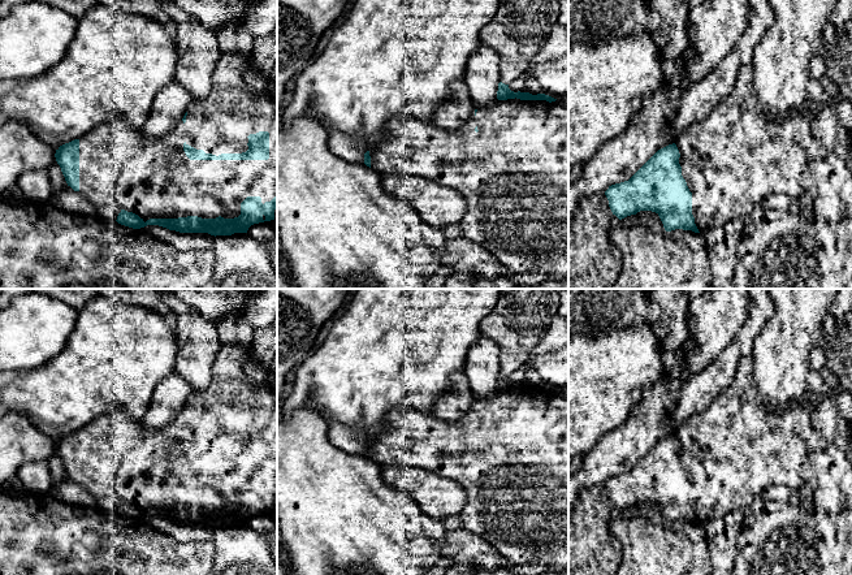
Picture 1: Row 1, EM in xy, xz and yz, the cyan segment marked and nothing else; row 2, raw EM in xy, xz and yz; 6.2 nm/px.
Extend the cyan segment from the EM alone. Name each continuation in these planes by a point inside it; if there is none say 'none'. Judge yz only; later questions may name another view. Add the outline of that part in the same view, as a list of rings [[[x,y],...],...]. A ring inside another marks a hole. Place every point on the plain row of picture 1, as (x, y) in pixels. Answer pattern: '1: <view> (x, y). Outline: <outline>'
1: yz (731, 452). Outline: [[[753,355],[741,359],[728,388],[706,410],[691,415],[675,432],[682,467],[692,484],[692,506],[699,523],[751,507],[753,498],[771,485],[786,485],[793,492],[809,485],[813,490],[810,506],[829,515],[852,509],[852,464],[848,457],[813,428],[805,398],[793,401],[783,411],[770,410],[757,392],[753,373]]]

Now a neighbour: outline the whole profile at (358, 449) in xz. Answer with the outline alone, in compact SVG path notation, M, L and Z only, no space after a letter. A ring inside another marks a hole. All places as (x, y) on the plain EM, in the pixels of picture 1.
M358 289L351 293L346 311L336 320L323 343L297 366L291 392L284 403L285 415L290 416L293 411L299 408L319 411L328 421L328 437L333 445L346 453L364 455L364 445L371 444L372 437L385 425L388 414L397 407L408 406L433 415L433 405L447 392L450 377L457 372L463 372L468 349L481 337L481 321L496 306L501 291L502 289Z

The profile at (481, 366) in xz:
M480 337L468 349L463 373L467 376L475 399L489 398L497 390L499 375L499 347L486 337Z

